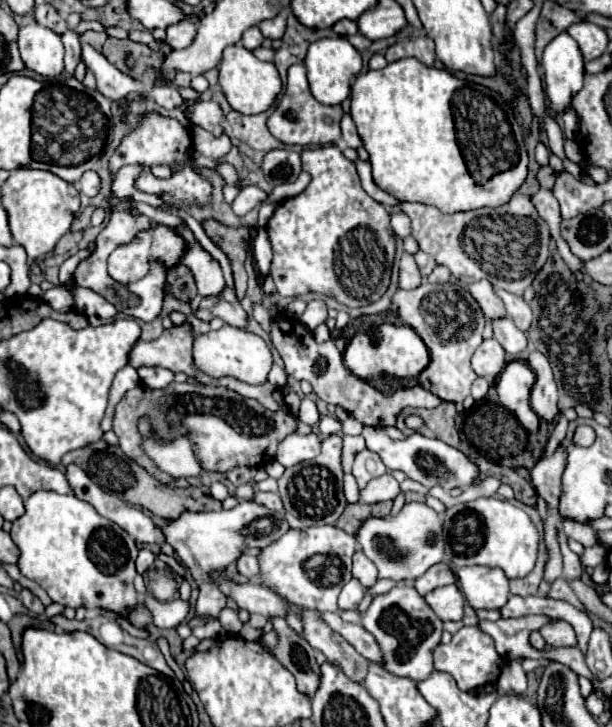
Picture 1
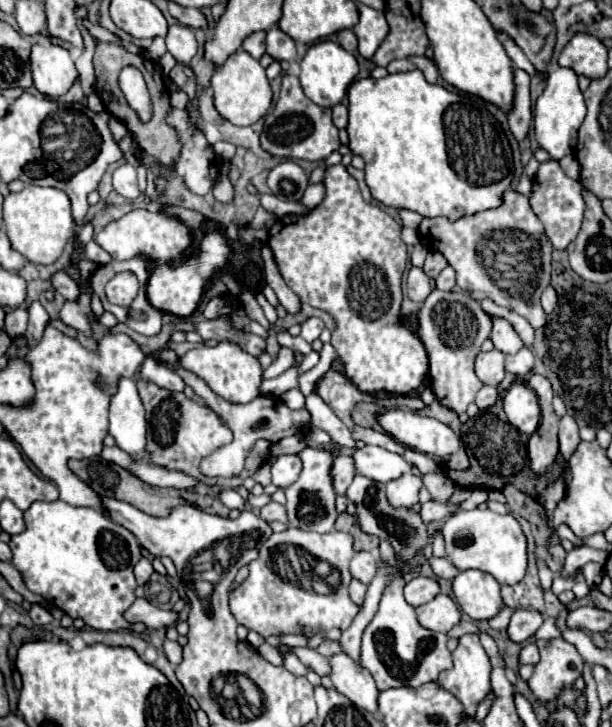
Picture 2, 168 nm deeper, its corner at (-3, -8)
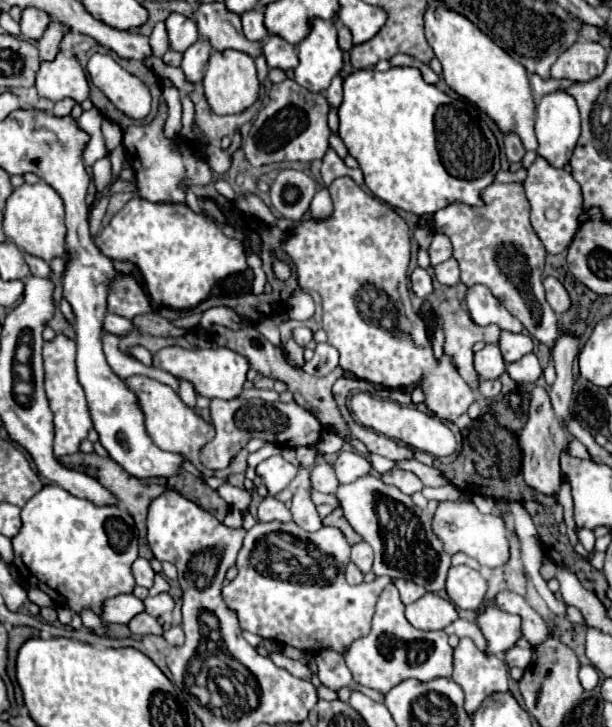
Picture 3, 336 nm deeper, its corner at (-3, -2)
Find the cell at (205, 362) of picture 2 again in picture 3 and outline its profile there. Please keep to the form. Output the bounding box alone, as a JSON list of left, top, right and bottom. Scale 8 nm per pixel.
[152,347,250,399]

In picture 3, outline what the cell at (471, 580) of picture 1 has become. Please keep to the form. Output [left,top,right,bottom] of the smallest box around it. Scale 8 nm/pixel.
[446,565,486,611]

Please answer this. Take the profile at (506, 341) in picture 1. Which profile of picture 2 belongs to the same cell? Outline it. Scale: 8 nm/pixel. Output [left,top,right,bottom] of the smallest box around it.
[506,347,534,377]

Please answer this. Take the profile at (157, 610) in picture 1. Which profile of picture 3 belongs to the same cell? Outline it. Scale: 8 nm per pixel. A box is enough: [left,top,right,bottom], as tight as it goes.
[102,595,144,625]

